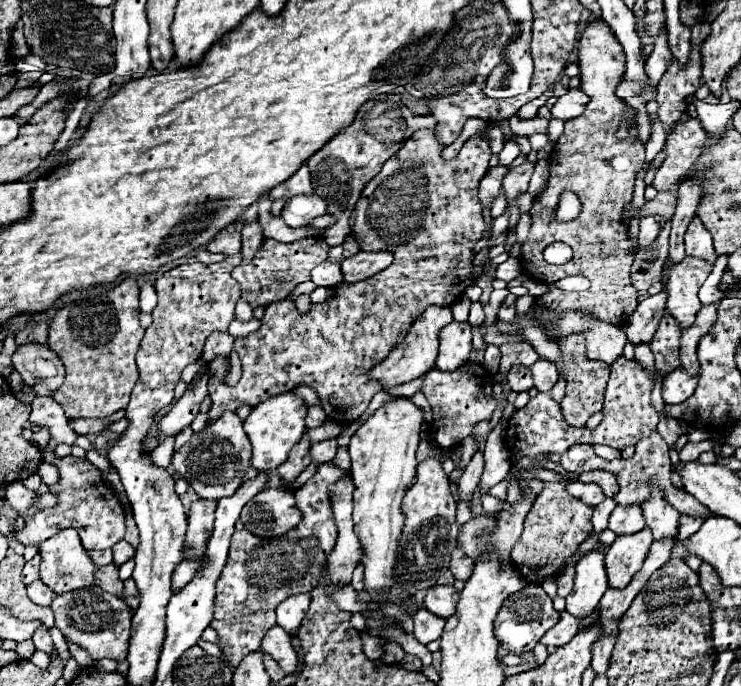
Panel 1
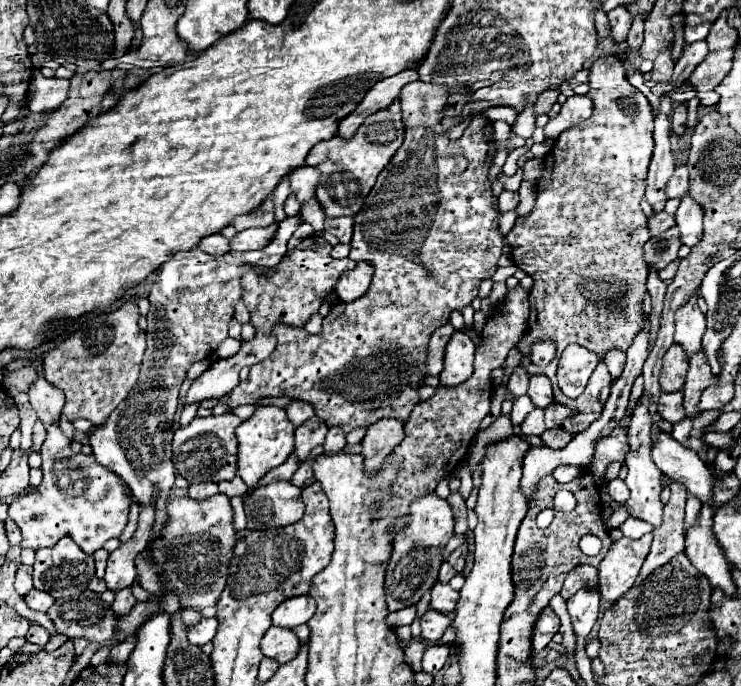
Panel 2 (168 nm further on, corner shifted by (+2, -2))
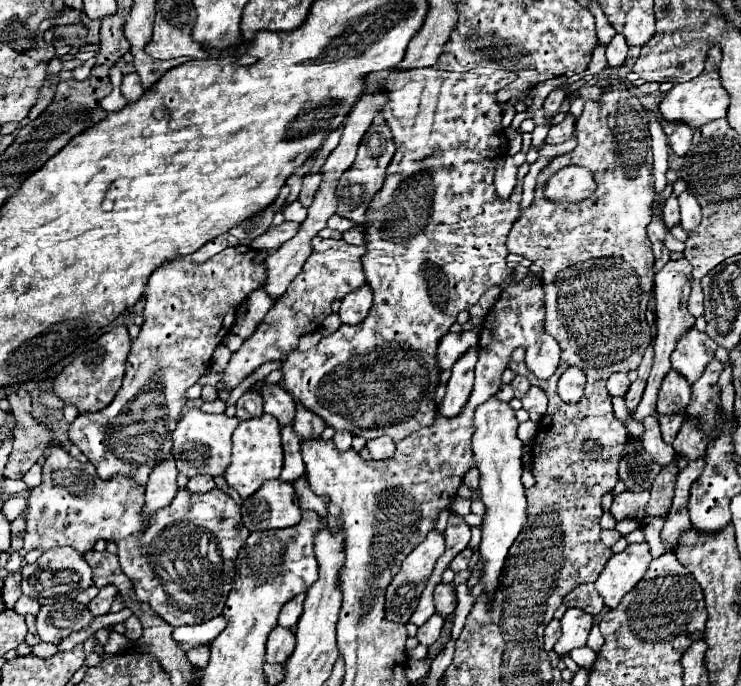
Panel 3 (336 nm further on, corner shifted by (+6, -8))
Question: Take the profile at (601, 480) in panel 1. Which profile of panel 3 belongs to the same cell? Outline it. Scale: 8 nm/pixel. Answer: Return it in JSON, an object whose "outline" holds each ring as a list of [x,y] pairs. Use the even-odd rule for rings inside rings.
{"outline":[[[642,491],[642,493],[620,493],[614,497],[614,503],[612,503],[612,509],[610,513],[614,515],[614,519],[622,521],[622,519],[644,519],[644,507],[648,503],[650,495],[648,491]]]}

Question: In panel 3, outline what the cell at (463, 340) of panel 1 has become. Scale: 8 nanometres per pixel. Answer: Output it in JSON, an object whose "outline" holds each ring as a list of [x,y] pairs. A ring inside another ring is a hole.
{"outline":[[[470,349],[466,355],[462,355],[454,367],[452,367],[452,377],[448,381],[446,397],[440,403],[440,415],[444,417],[456,417],[460,415],[464,403],[468,401],[468,395],[472,391],[474,383],[474,365],[478,359],[478,351]]]}

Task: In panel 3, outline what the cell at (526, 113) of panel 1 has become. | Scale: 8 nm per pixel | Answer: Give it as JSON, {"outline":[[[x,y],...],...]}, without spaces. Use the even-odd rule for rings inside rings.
{"outline":[[[556,89],[556,91],[552,91],[552,93],[546,97],[542,109],[544,109],[544,111],[556,111],[556,109],[562,105],[564,97],[566,97],[566,91],[564,91],[564,89]]]}

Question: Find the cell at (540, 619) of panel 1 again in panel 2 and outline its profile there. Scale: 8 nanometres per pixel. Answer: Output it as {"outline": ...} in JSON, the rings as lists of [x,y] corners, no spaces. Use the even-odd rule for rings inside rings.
{"outline":[[[544,607],[540,617],[536,619],[534,631],[532,631],[532,651],[542,651],[554,637],[554,633],[560,629],[560,619],[552,611],[552,607]]]}

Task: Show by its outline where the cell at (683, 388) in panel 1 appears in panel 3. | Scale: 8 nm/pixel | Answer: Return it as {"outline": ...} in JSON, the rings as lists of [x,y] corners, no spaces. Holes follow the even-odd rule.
{"outline":[[[660,415],[660,427],[664,443],[672,445],[672,439],[676,439],[676,431],[680,431],[680,423],[684,423],[684,415]]]}

